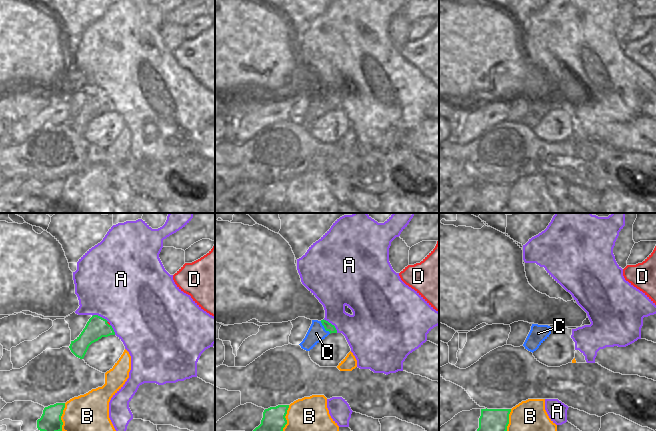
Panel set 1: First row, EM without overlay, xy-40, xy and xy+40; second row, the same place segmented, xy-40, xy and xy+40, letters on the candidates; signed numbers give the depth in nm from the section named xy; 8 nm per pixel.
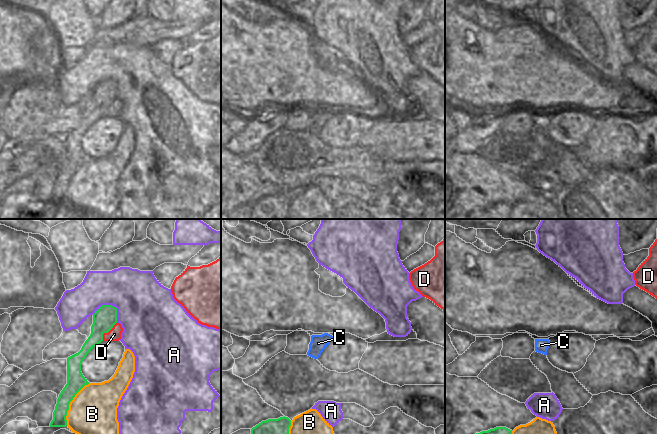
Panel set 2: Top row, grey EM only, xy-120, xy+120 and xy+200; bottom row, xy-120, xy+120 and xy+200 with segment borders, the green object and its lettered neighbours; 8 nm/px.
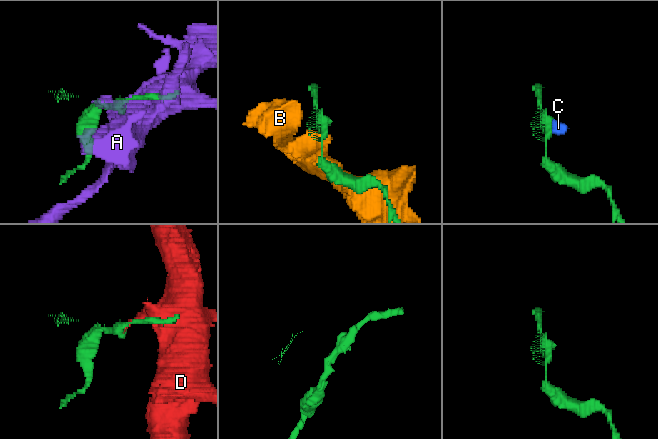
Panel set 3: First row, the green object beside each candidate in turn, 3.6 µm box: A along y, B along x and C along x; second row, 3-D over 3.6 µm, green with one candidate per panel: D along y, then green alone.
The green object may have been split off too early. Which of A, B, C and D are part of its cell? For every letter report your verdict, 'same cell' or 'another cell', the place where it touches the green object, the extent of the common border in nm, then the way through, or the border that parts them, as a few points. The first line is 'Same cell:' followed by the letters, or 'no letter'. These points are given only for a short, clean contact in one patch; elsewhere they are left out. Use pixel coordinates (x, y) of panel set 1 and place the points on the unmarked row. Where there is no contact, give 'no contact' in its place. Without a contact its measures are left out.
Same cell: no letter
A: another cell; contact xy (331, 100); length 160 nm
B: another cell; contact xy-40 (60, 193); length 220 nm
C: another cell; contact xy (324, 103); length 130 nm; border xy (320, 97), (323, 103), (330, 109)
D: another cell; contact xy-40 (107, 99); length 40 nm

